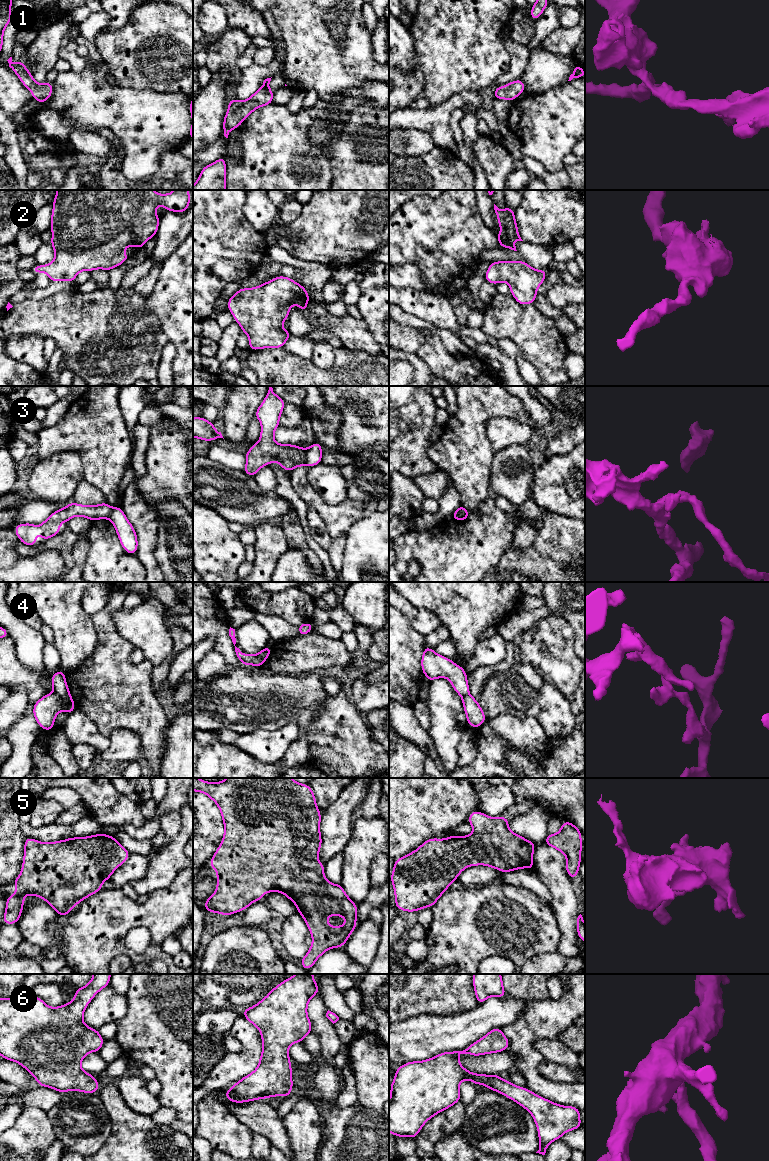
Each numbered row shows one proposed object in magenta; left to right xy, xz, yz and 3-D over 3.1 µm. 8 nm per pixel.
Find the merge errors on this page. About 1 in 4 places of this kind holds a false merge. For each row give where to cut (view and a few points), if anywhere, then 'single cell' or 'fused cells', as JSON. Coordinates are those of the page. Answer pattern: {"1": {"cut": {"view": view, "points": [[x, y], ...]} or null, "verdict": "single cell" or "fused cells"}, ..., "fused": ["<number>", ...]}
{"1": {"cut": null, "verdict": "single cell"}, "2": {"cut": null, "verdict": "single cell"}, "3": {"cut": {"view": "xz", "points": [[304, 449], [306, 464]]}, "verdict": "fused cells"}, "4": {"cut": {"view": "xy", "points": [[54, 692], [73, 703]]}, "verdict": "fused cells"}, "5": {"cut": null, "verdict": "single cell"}, "6": {"cut": null, "verdict": "single cell"}, "fused": ["3", "4"]}

